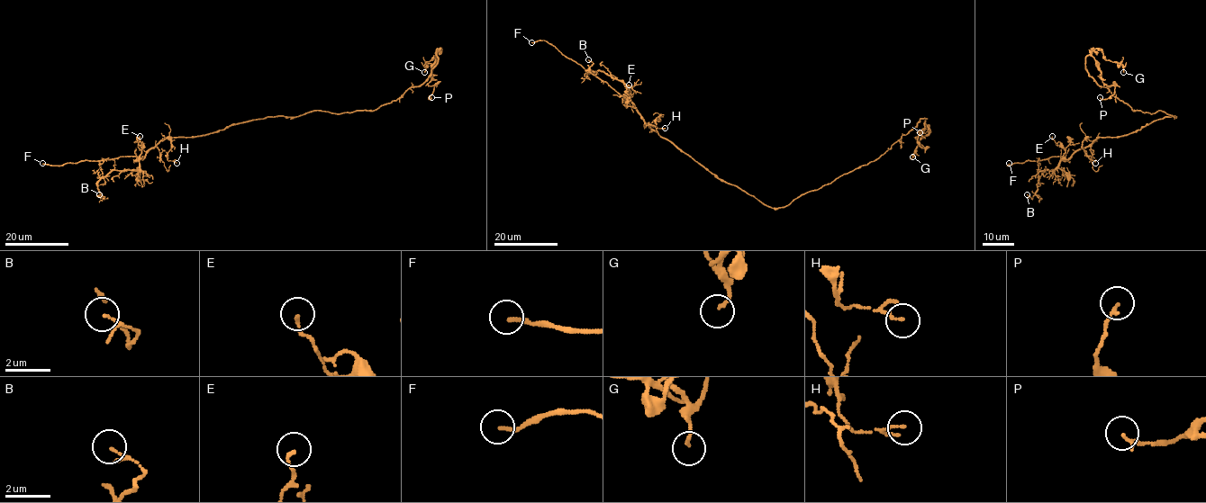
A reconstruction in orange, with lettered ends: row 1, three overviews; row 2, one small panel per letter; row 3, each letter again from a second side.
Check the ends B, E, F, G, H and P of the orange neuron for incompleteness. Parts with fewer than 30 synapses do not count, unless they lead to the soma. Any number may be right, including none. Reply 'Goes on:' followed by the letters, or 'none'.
Goes on: F

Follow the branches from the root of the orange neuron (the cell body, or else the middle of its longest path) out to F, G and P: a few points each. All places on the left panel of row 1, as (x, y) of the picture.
F: (272, 116), (231, 124), (201, 136), (166, 137), (142, 158), (119, 157), (61, 165), (42, 163)
G: (272, 116), (375, 110), (419, 86), (437, 63), (439, 49), (424, 72)
P: (272, 116), (375, 110), (419, 86), (437, 63), (437, 55), (428, 83), (433, 85), (431, 97)

